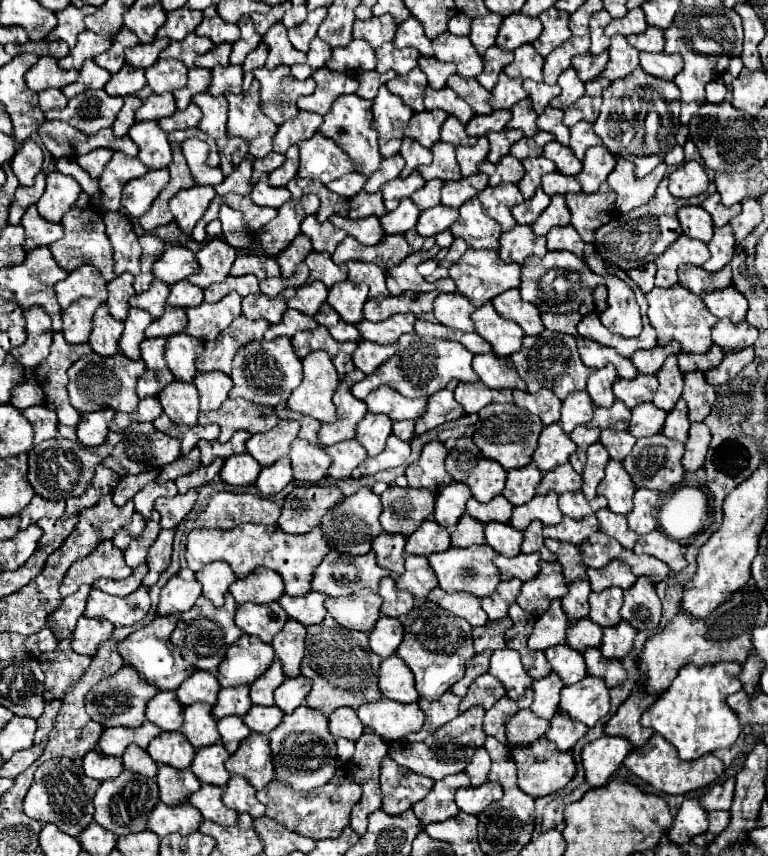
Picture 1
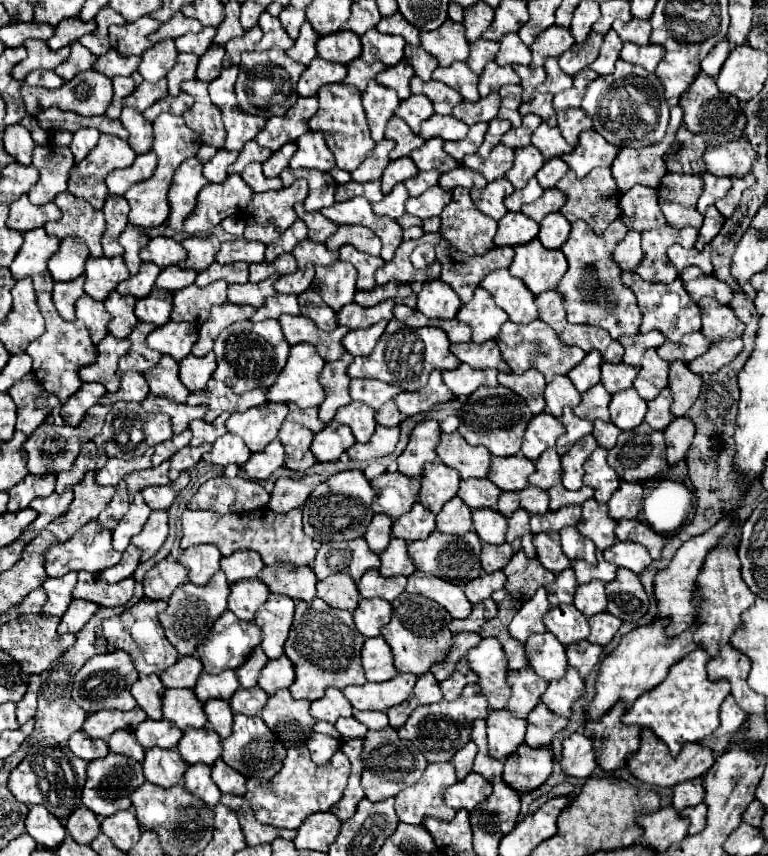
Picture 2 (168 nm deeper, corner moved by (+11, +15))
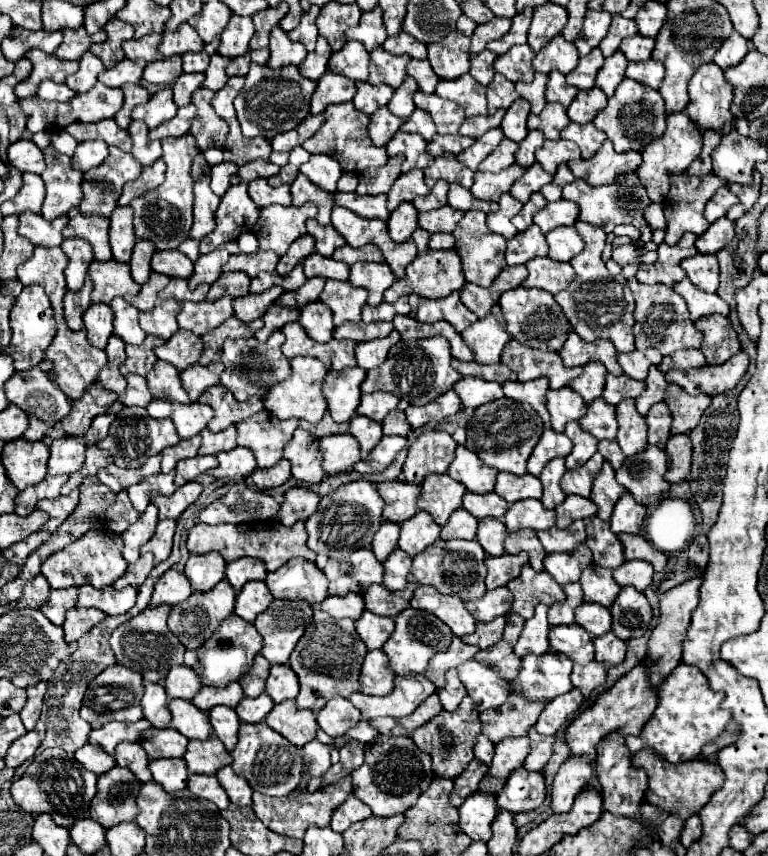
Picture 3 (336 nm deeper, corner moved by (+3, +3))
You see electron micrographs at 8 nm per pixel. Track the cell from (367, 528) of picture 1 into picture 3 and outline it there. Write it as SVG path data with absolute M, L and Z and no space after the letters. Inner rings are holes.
M357 480L343 484L331 494L323 496L315 514L305 522L309 532L307 544L313 552L331 558L347 556L347 552L353 552L355 548L369 548L375 532L381 526L381 510L383 510L383 500L371 482Z

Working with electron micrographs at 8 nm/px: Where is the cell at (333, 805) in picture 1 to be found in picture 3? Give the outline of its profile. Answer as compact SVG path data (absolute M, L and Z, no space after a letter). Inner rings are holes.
M343 778L335 784L329 784L317 792L299 792L297 798L287 798L287 796L281 796L281 798L275 798L275 796L263 796L259 792L253 792L253 812L259 816L259 820L263 820L263 824L267 828L271 828L273 832L277 834L283 834L283 836L293 836L293 838L303 838L305 830L315 824L315 826L329 826L331 822L331 812L343 804L343 800L351 794L351 778Z

